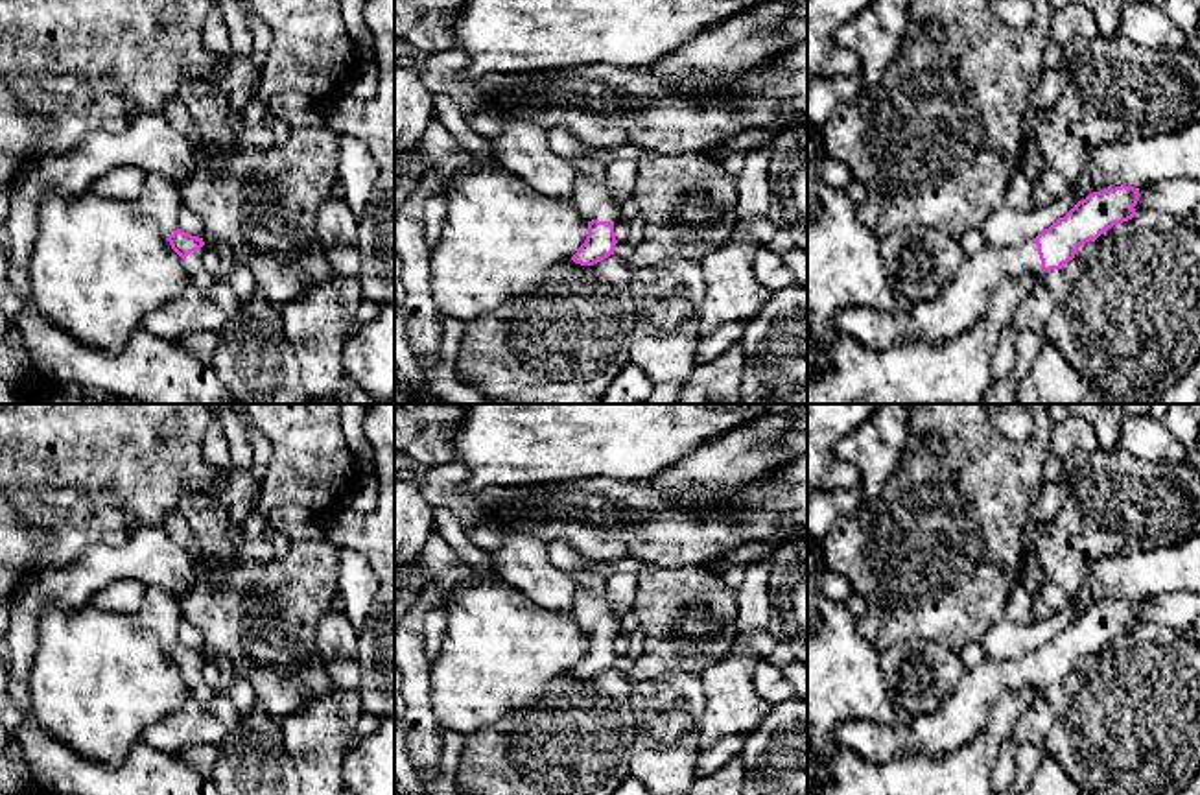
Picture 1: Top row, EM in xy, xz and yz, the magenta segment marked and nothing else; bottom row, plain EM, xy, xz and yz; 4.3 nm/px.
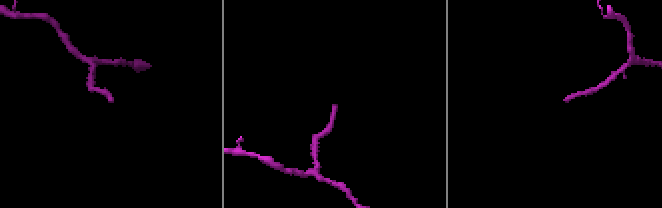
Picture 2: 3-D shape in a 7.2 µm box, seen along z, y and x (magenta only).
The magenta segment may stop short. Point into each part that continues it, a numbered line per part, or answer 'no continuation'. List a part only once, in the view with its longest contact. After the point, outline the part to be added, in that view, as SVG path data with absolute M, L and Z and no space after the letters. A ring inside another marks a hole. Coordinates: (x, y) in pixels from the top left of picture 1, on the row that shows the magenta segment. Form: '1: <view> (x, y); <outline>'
1: yz (972, 288); M1032 240L1005 249L982 245L979 253L966 255L935 301L912 303L907 314L896 315L870 306L850 306L837 314L835 328L874 350L907 339L925 343L955 338L979 319L1005 280L1029 269L1041 269Z

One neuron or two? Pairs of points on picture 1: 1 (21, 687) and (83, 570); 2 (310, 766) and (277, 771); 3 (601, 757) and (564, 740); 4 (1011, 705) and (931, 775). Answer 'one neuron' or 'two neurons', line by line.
1: one neuron
2: two neurons
3: one neuron
4: one neuron

